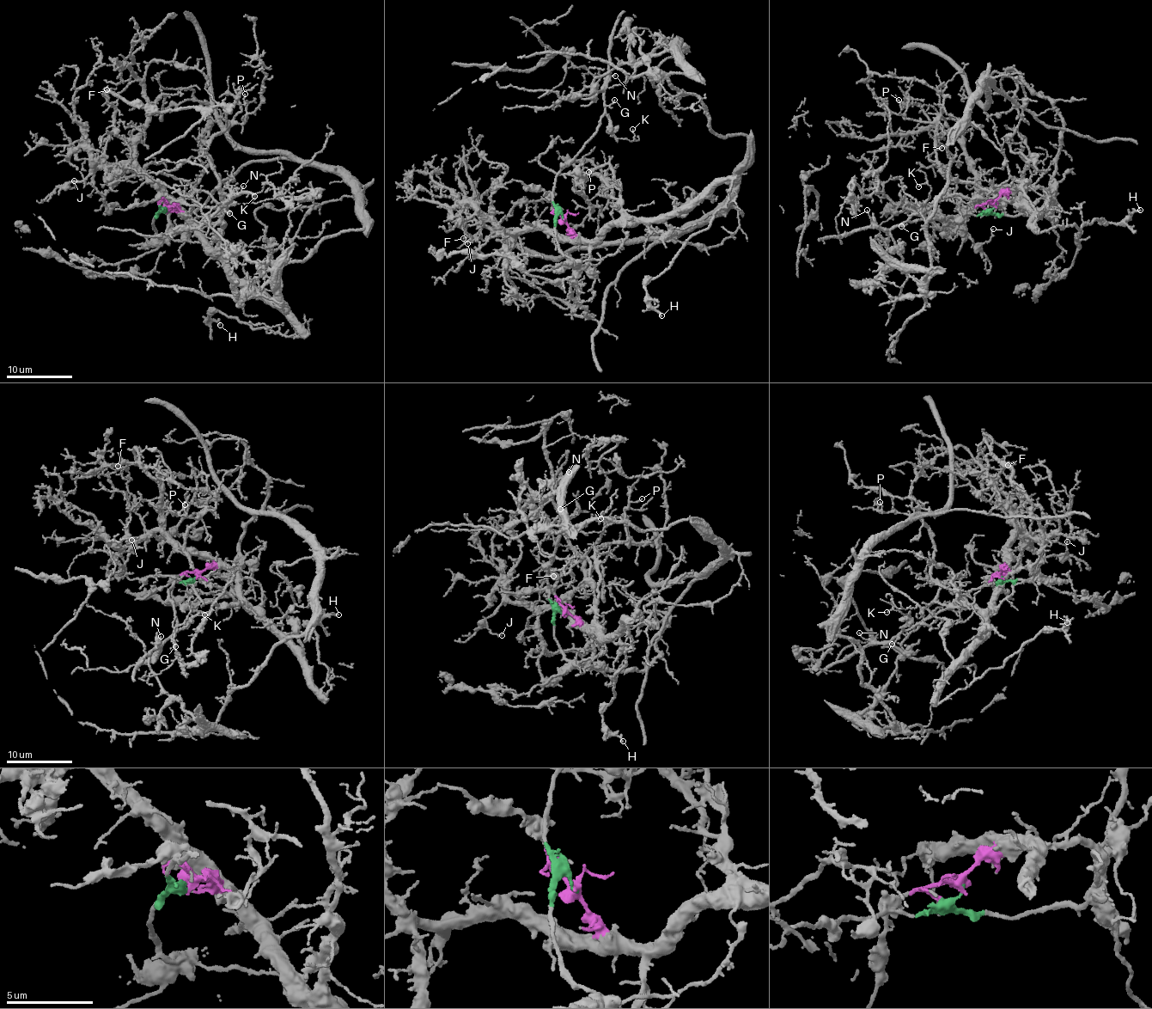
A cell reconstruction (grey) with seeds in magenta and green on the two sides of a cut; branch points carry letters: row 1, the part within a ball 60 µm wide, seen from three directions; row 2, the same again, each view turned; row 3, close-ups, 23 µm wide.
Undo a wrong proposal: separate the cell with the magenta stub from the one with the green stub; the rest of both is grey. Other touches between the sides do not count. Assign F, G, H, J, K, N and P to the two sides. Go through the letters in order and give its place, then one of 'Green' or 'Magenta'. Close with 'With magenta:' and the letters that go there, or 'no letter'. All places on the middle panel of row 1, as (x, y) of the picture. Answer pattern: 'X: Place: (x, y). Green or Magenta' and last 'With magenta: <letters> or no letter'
F: Place: (463, 238). Magenta
G: Place: (614, 100). Green
H: Place: (661, 315). Magenta
J: Place: (467, 243). Magenta
K: Place: (632, 129). Green
N: Place: (615, 76). Green
P: Place: (588, 172). Magenta
With magenta: F, H, J, P

